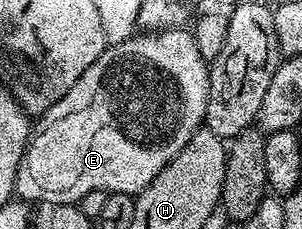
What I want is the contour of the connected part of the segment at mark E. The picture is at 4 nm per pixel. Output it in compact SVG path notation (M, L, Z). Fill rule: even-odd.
M167 28L159 32L134 34L130 40L106 47L105 52L99 54L99 58L95 58L95 62L91 62L87 70L83 70L79 82L75 82L75 86L71 86L71 90L67 90L63 98L59 98L45 111L45 125L38 132L36 129L25 149L25 157L21 160L21 169L17 172L16 195L25 202L46 200L46 205L52 206L78 203L83 194L91 194L91 190L130 194L142 192L151 182L151 178L155 178L155 174L159 174L159 170L163 170L163 166L167 166L167 162L171 162L171 158L175 158L175 154L179 154L179 150L183 150L183 146L187 146L189 139L202 127L209 101L209 70L210 65L199 54L199 46L195 46L192 31L185 28Z

